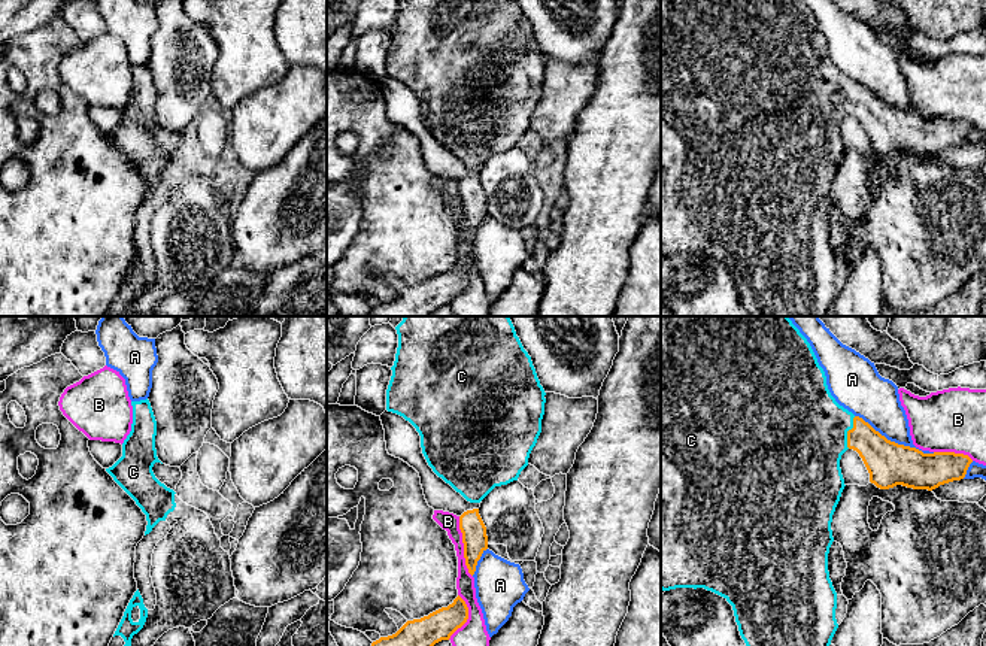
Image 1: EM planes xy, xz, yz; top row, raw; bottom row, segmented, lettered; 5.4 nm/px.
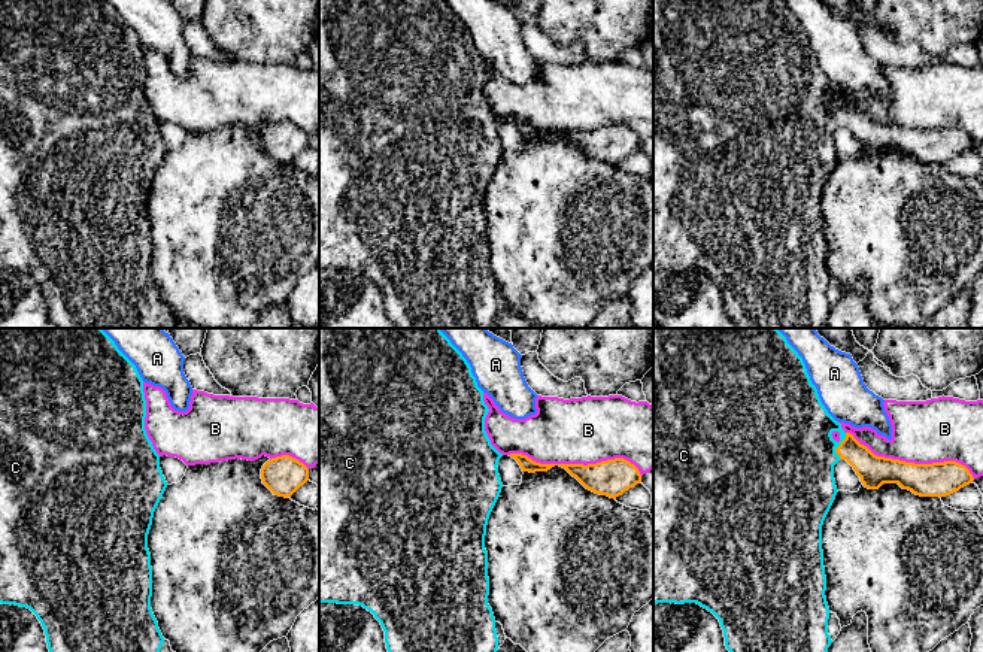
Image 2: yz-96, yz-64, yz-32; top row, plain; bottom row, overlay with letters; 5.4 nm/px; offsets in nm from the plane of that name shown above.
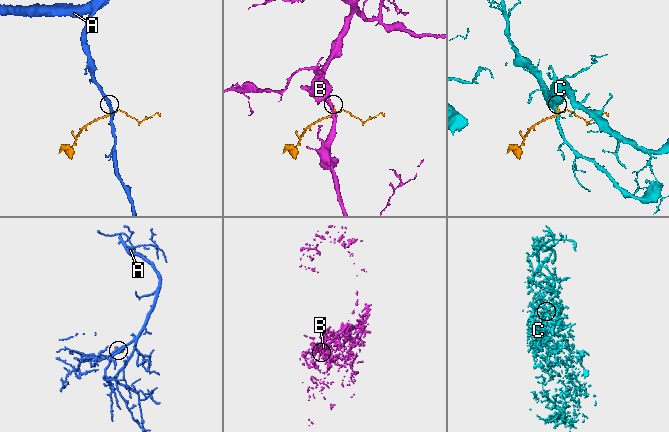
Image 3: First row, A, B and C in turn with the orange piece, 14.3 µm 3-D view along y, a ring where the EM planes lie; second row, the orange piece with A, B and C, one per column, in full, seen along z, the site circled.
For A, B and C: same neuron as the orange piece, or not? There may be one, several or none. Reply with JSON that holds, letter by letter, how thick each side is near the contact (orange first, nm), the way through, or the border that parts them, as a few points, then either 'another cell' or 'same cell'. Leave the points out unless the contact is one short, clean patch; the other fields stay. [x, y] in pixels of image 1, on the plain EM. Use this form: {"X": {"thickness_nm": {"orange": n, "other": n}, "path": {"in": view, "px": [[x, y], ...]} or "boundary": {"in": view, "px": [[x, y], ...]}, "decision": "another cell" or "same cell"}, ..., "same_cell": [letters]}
{"A": {"thickness_nm": {"orange": 240, "other": 240}, "decision": "another cell"}, "B": {"thickness_nm": {"orange": 140, "other": 100}, "decision": "another cell"}, "C": {"thickness_nm": {"orange": 220, "other": 500}, "path": {"in": "yz", "px": [[885, 126], [862, 103], [848, 99], [801, 97]]}, "decision": "same cell"}, "same_cell": ["C"]}

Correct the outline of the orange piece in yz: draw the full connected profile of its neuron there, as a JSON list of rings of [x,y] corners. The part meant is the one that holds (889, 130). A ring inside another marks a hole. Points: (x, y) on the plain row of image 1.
[[[661,0],[661,255],[704,254],[723,263],[734,276],[741,304],[749,316],[828,316],[838,294],[837,258],[828,237],[834,207],[831,188],[844,155],[841,121],[853,115],[862,124],[870,148],[880,155],[902,151],[932,157],[961,146],[973,125],[964,119],[922,116],[888,106],[862,84],[840,72],[831,61],[823,34],[803,0]]]

